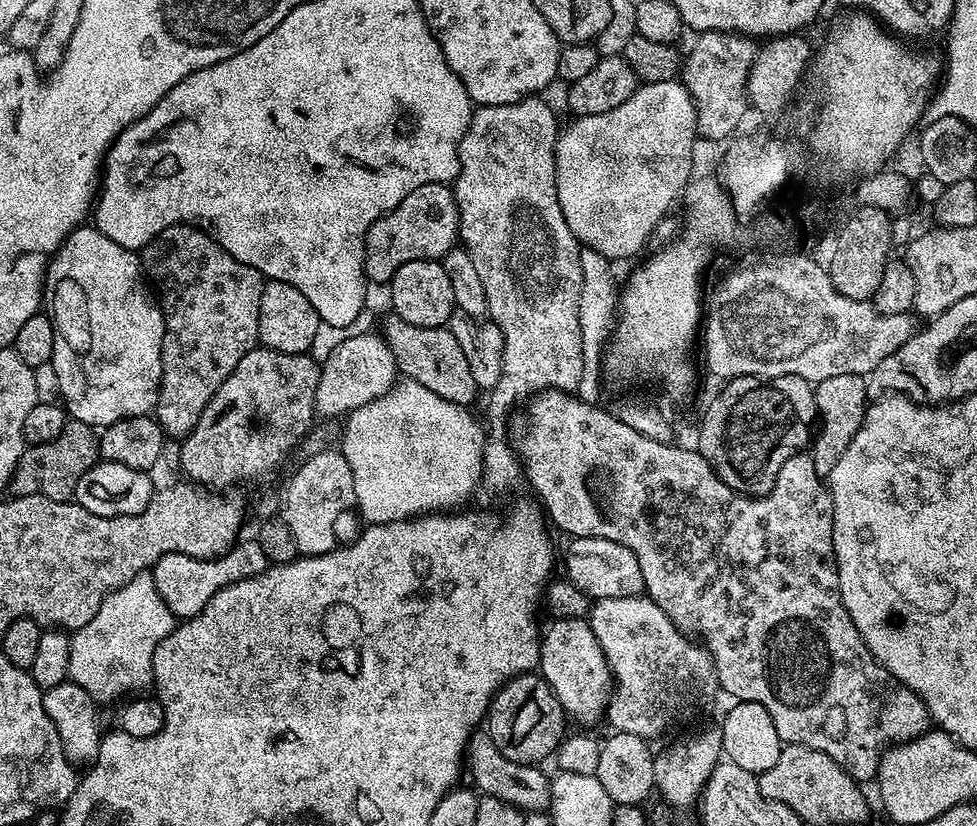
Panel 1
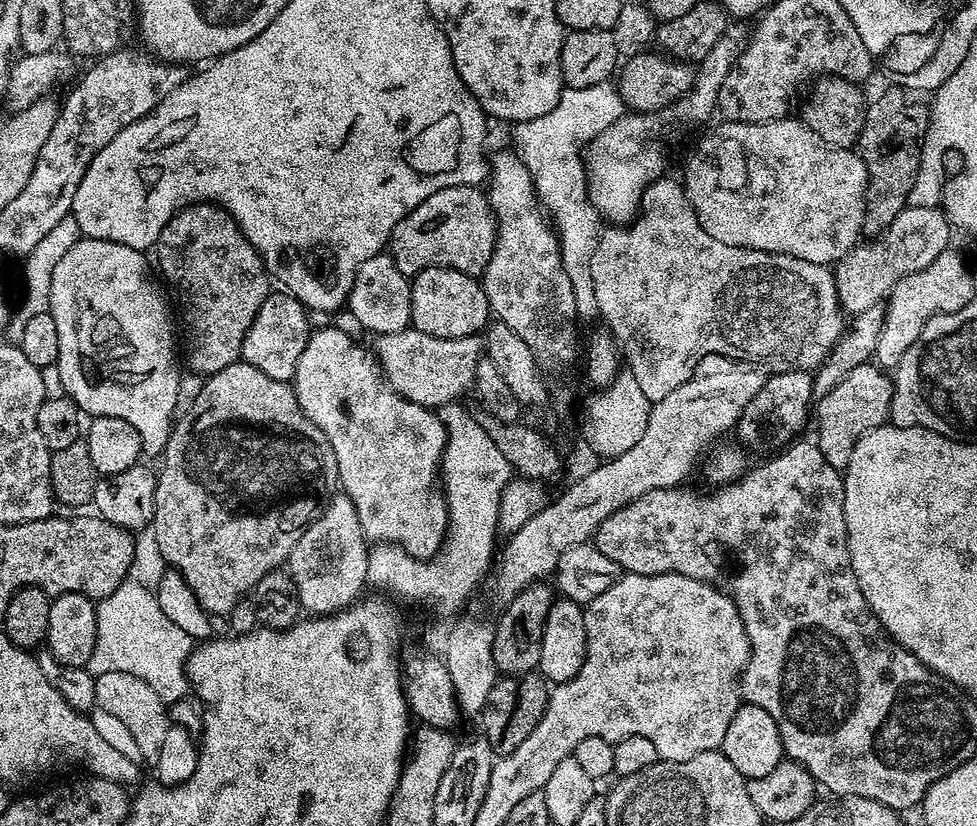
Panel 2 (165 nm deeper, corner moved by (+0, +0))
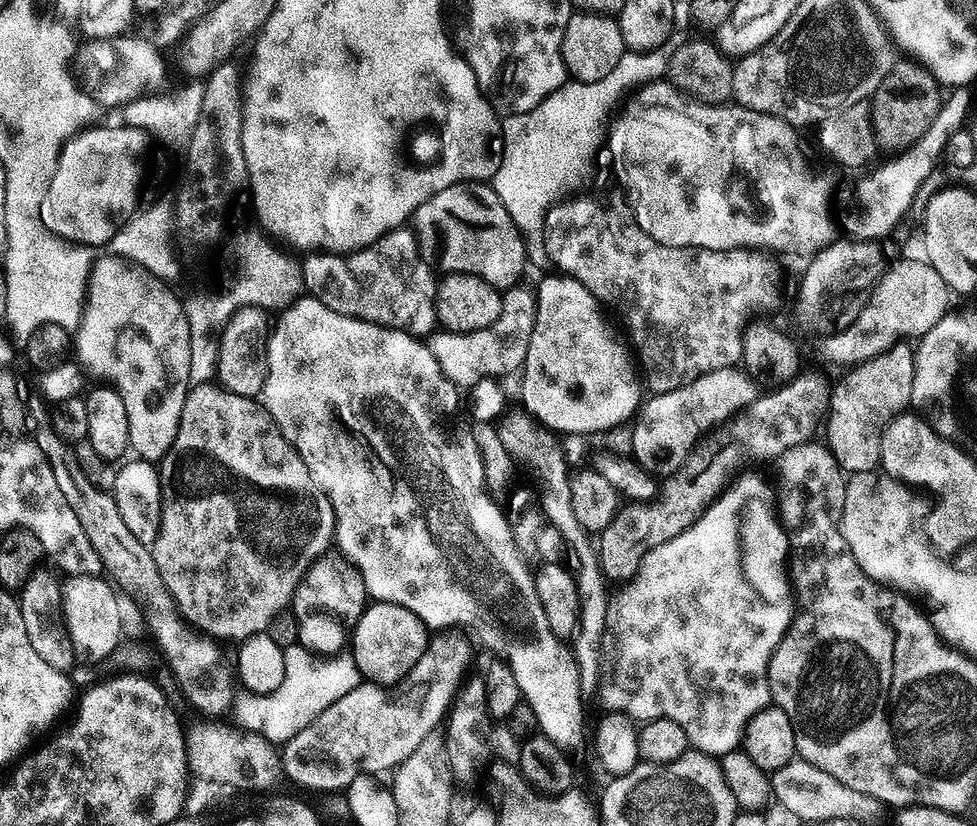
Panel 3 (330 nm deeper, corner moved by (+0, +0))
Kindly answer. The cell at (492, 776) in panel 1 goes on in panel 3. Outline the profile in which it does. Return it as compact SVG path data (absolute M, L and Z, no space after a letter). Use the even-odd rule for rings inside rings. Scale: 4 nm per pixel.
M372 602L365 607L363 614L350 632L350 653L357 663L358 670L371 683L381 686L395 685L407 676L408 672L427 650L430 629L406 606Z

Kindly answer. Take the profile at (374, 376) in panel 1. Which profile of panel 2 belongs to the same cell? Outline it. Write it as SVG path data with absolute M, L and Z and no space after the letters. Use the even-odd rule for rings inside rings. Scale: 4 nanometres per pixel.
M411 326L398 334L381 336L375 342L374 355L389 386L405 400L433 410L459 401L459 396L475 385L476 371L485 355L485 341L479 335L434 338Z

